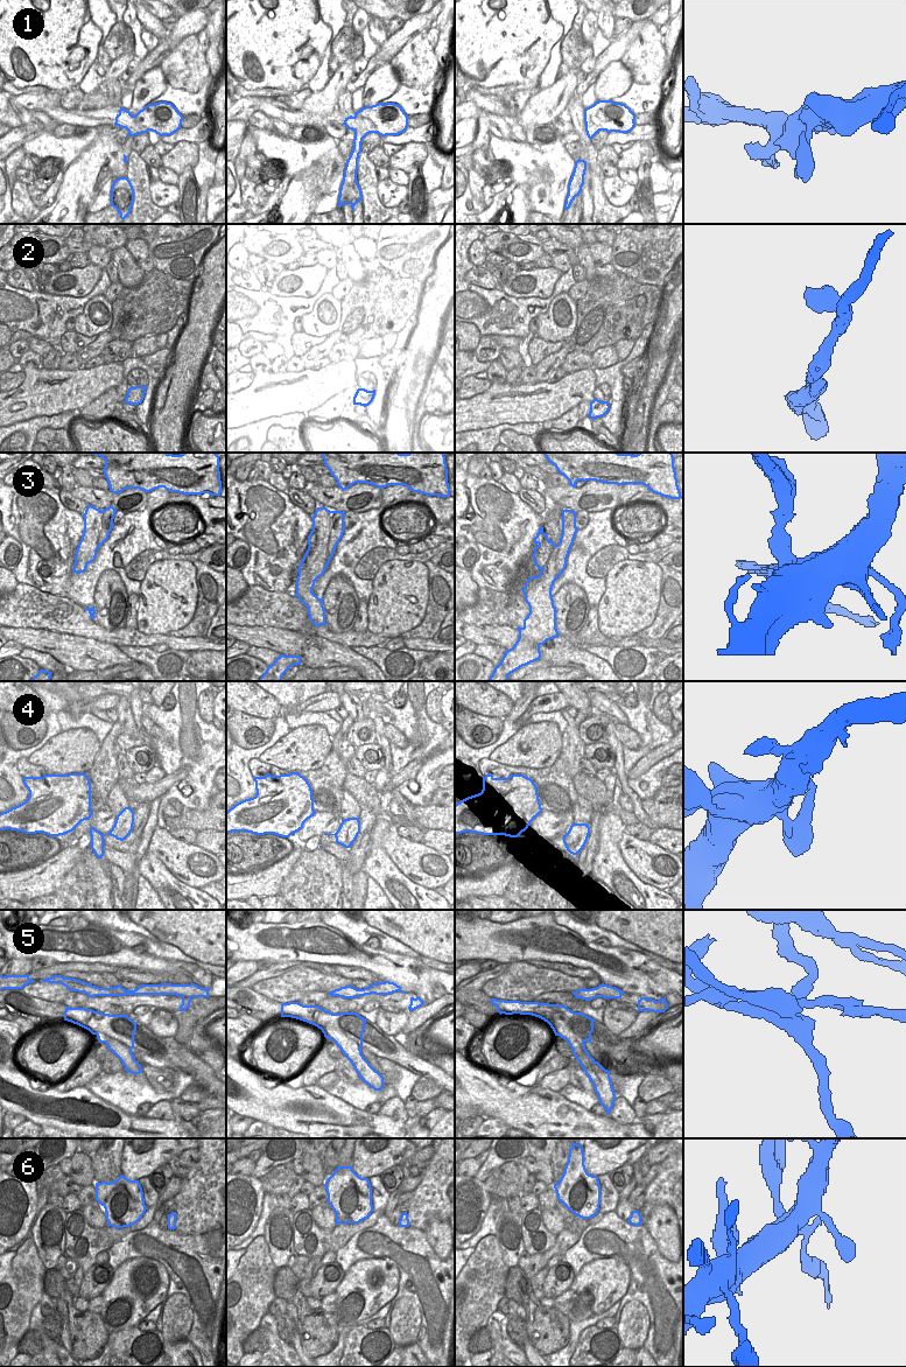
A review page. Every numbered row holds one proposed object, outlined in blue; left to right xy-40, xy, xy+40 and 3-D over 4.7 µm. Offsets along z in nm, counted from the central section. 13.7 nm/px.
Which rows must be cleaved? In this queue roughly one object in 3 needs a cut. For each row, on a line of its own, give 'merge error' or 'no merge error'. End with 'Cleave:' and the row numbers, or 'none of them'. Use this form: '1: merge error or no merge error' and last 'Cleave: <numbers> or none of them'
1: no merge error
2: no merge error
3: merge error
4: no merge error
5: merge error
6: no merge error
Cleave: 3, 5

